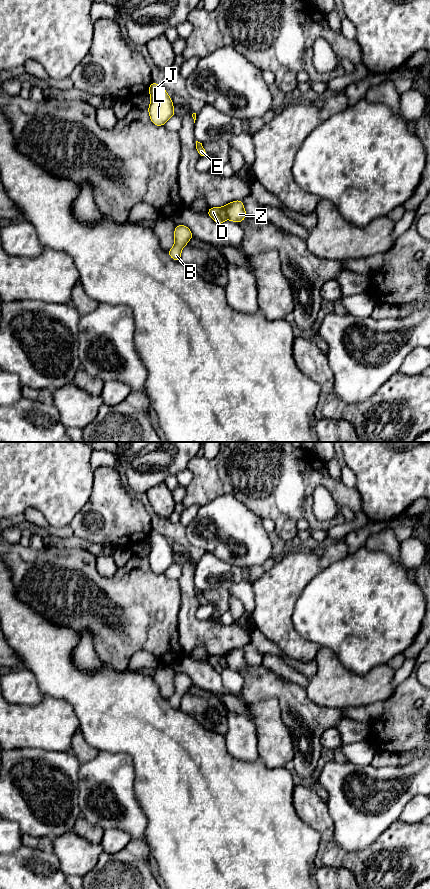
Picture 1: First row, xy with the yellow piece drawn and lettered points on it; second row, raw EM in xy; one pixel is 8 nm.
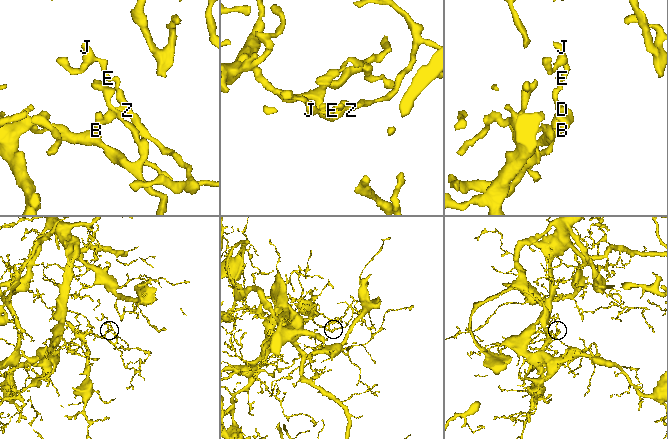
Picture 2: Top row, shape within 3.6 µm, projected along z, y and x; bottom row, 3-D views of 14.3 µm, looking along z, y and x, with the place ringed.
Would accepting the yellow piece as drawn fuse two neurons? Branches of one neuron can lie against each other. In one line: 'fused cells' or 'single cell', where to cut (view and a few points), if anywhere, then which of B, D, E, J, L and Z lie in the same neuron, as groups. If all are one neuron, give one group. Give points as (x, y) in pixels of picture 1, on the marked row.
fused cells | xy (222, 207), (227, 218) | B D / E J L Z

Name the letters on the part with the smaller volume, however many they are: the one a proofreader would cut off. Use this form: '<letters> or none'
E, J, L, Z

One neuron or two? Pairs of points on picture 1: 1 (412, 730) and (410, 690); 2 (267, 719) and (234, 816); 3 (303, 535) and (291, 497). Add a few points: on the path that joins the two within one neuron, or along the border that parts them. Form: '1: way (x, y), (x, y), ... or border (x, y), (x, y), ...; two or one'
1: way (410, 720), (410, 700); one
2: border (259, 758), (267, 767), (281, 767); two
3: border (296, 532), (297, 535); two

